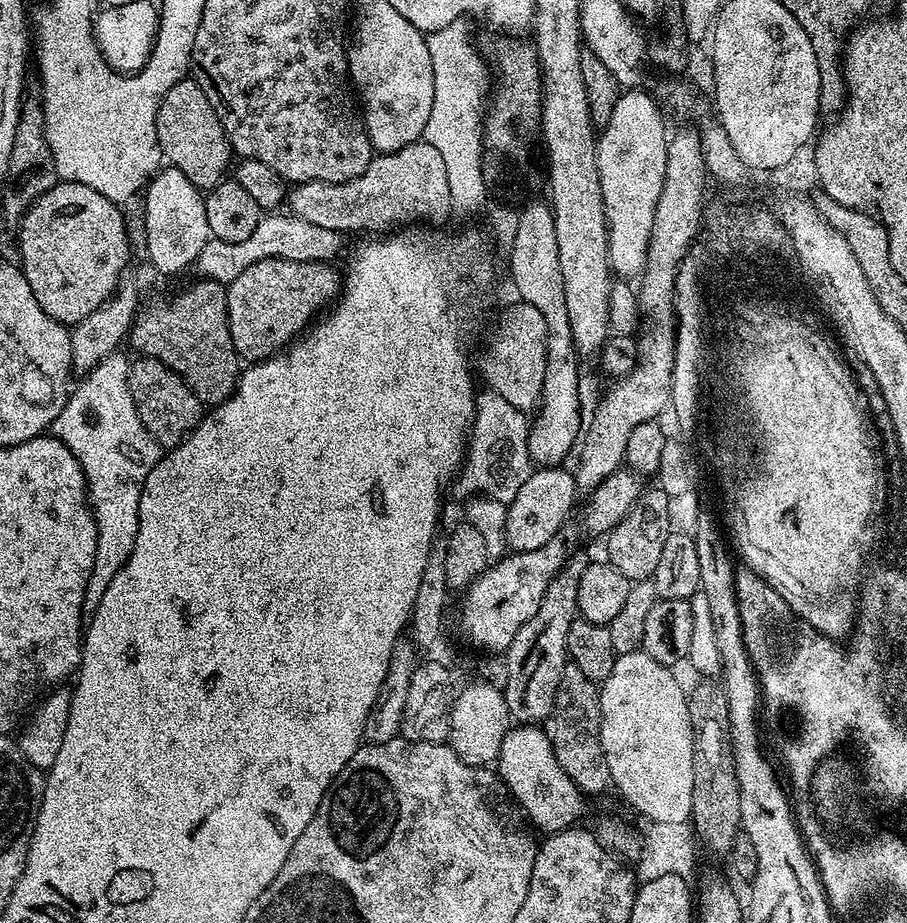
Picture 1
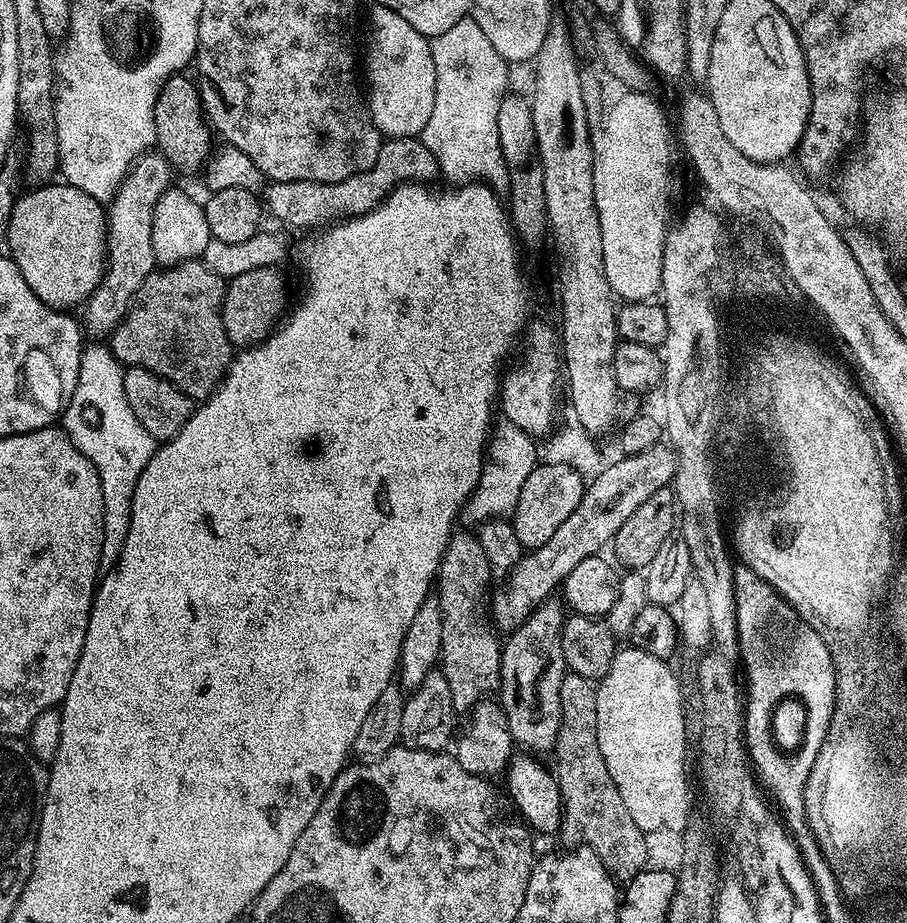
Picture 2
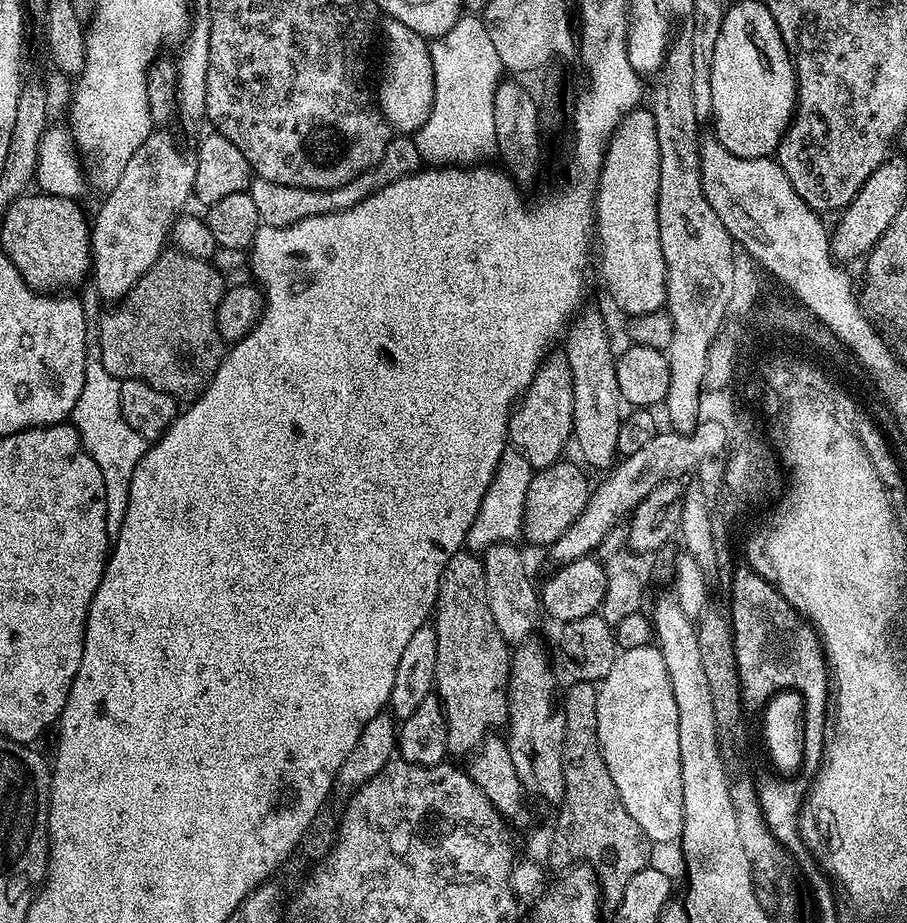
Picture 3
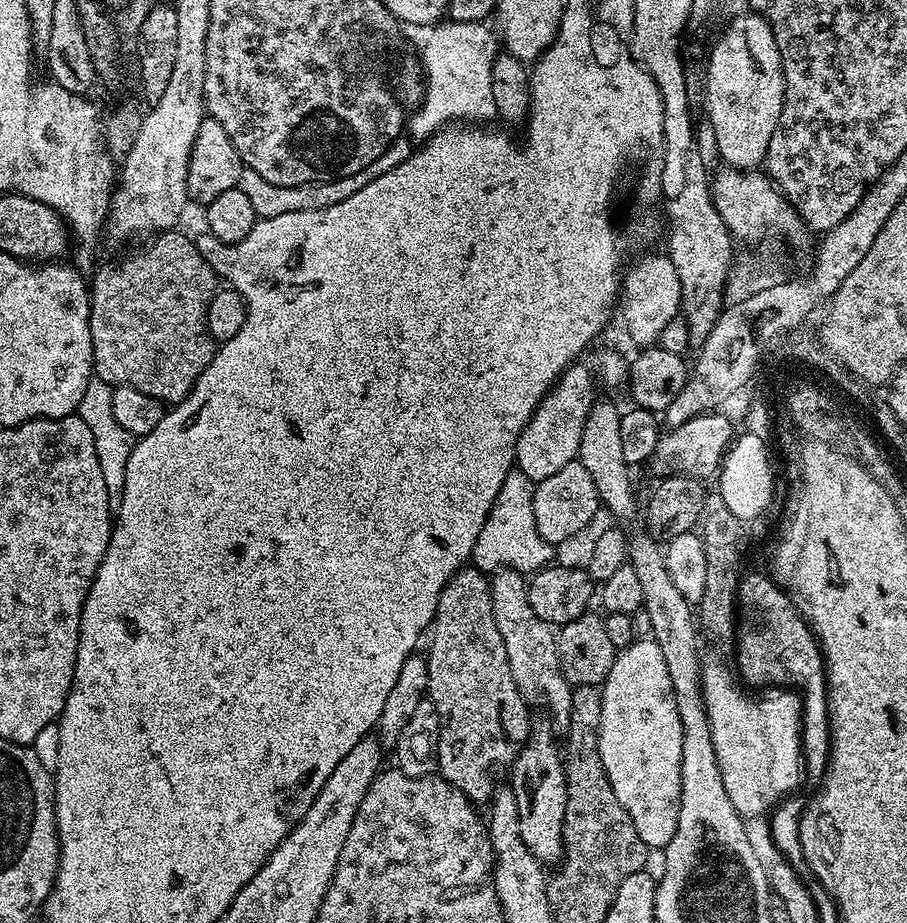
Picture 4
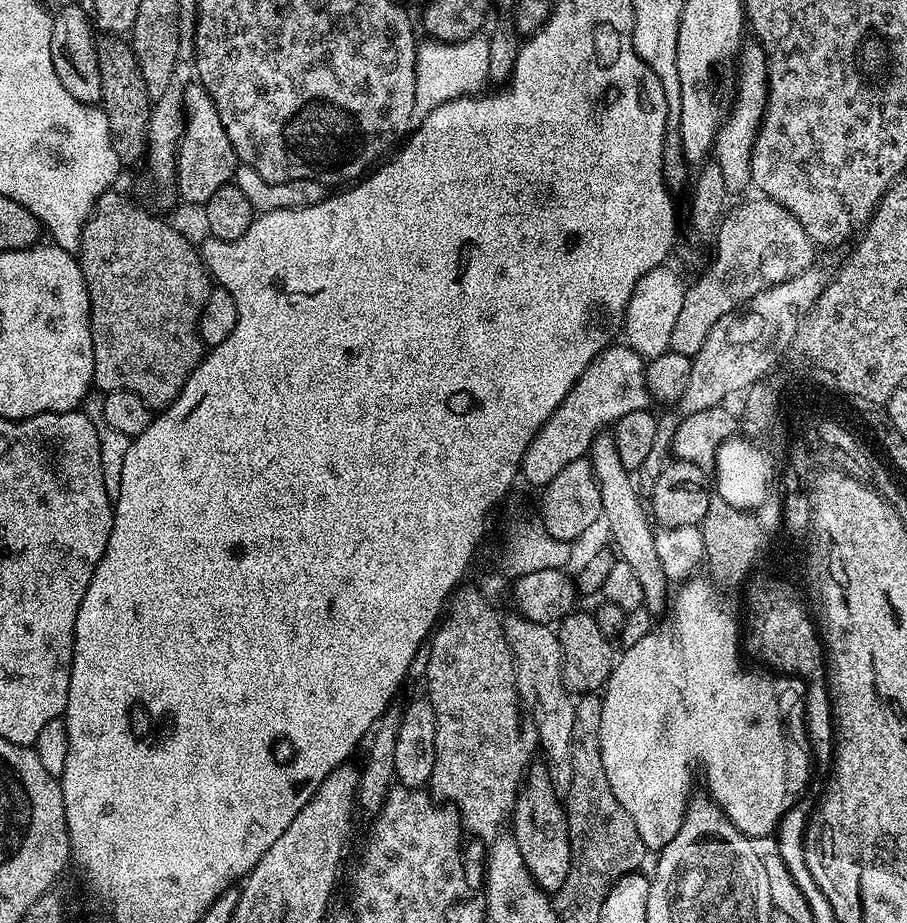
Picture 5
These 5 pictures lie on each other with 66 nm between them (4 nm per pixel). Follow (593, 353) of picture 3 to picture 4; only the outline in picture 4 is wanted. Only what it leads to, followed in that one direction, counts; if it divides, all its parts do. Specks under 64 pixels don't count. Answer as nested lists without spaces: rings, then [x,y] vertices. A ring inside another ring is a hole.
[[[597,399],[588,411],[586,426],[582,426],[580,464],[590,470],[594,486],[598,490],[605,509],[609,508],[620,520],[628,520],[636,512],[636,496],[632,493],[632,476],[626,454],[622,454],[621,409],[616,409],[608,400]]]

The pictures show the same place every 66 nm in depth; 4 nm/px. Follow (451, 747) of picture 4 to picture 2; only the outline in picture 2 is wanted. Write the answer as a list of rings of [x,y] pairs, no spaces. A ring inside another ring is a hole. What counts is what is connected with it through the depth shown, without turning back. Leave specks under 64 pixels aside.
[[[453,531],[444,557],[440,560],[434,592],[442,610],[442,646],[438,668],[443,672],[446,682],[450,682],[452,707],[457,713],[467,713],[500,687],[502,640],[496,637],[497,629],[486,615],[486,595],[490,590],[488,583],[493,583],[493,580],[490,562],[486,562],[486,550],[482,550],[479,535]]]

